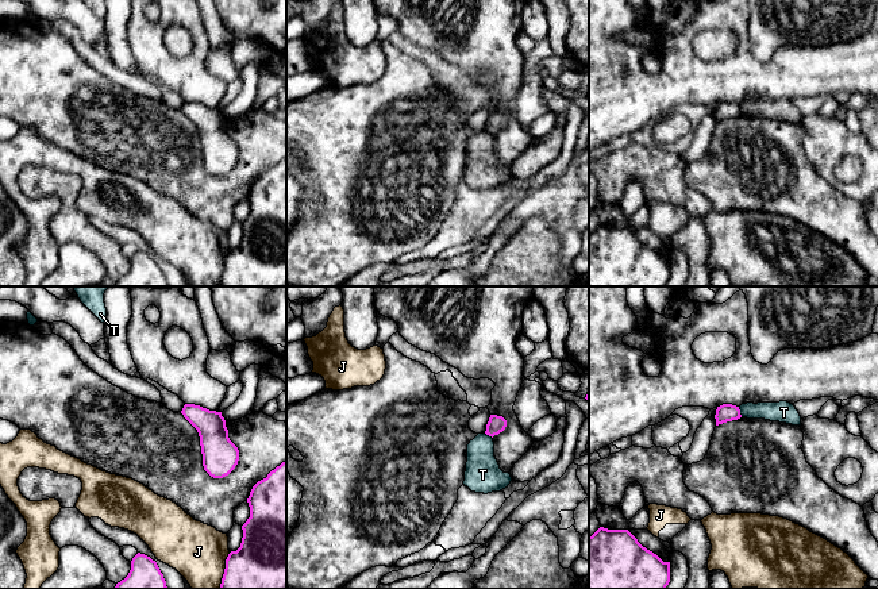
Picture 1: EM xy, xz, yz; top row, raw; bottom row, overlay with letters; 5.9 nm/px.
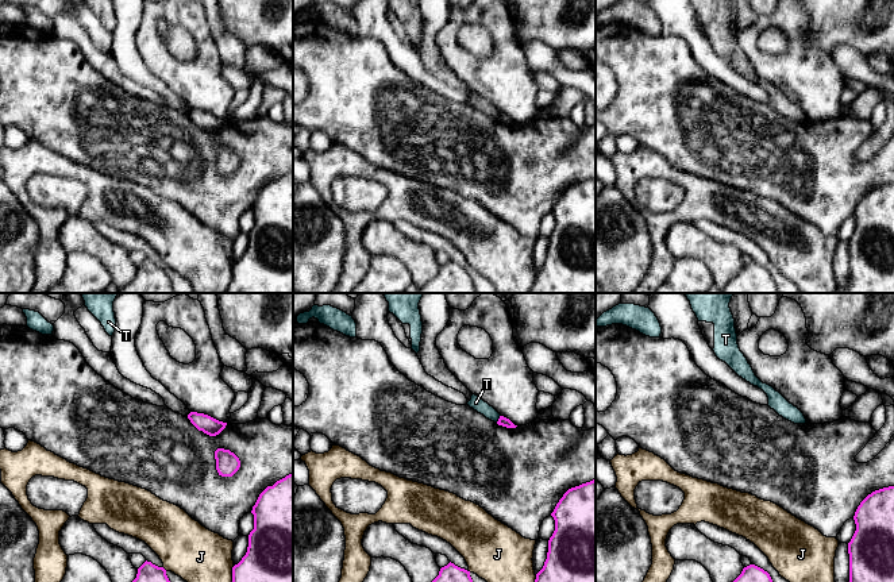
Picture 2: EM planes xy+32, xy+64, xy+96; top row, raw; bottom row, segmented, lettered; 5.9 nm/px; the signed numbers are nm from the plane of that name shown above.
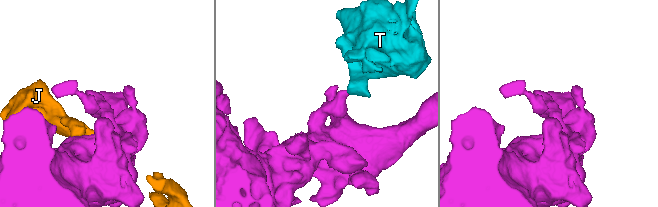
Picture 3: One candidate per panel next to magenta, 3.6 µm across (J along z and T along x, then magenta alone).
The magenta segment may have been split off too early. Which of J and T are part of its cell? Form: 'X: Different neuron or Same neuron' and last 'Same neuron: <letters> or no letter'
J: Different neuron
T: Different neuron
Same neuron: no letter

